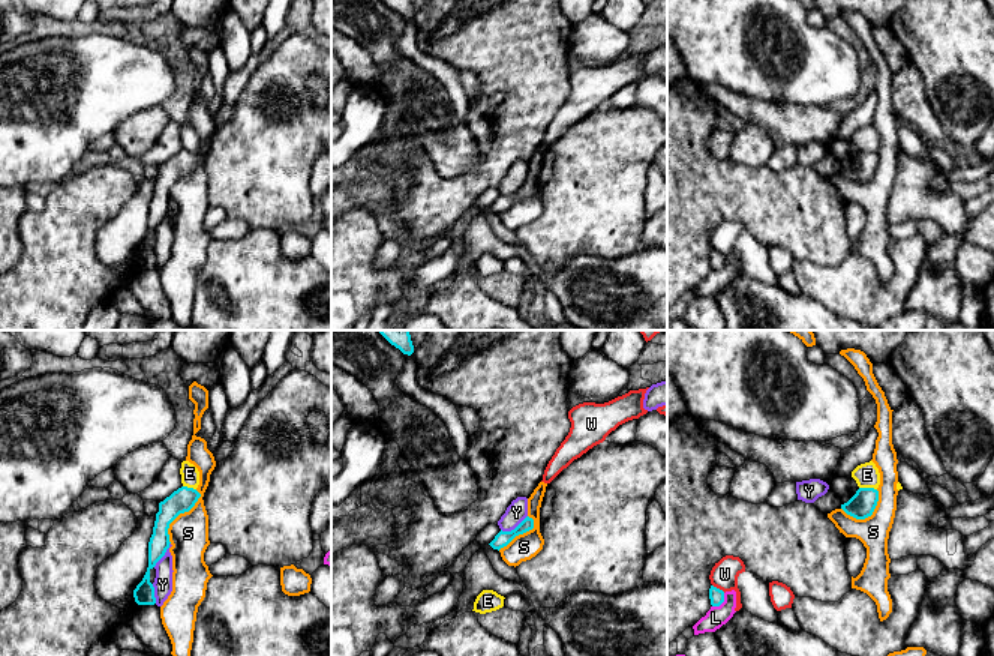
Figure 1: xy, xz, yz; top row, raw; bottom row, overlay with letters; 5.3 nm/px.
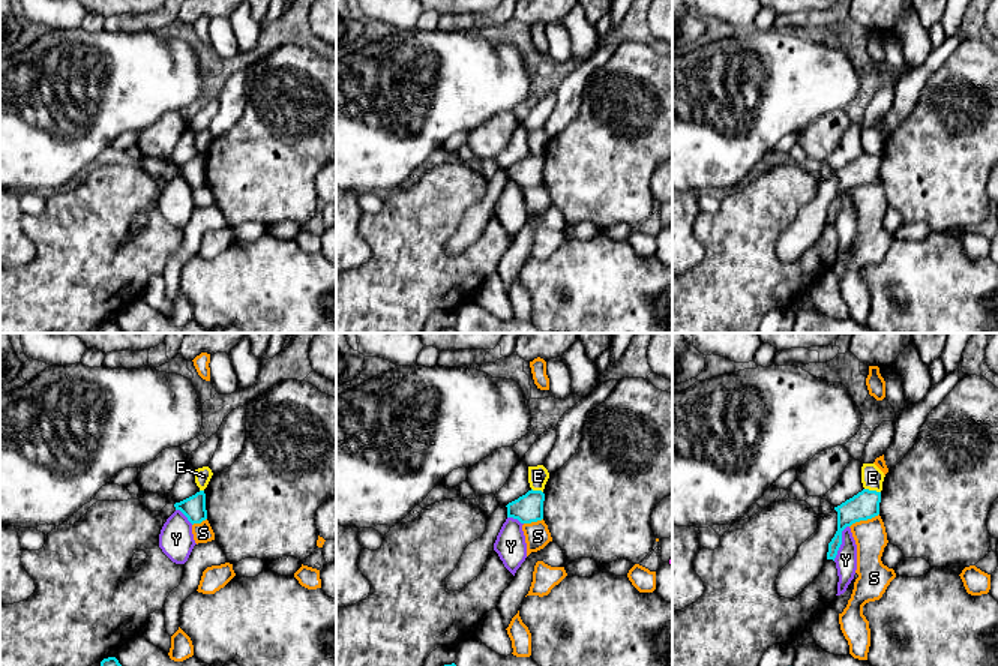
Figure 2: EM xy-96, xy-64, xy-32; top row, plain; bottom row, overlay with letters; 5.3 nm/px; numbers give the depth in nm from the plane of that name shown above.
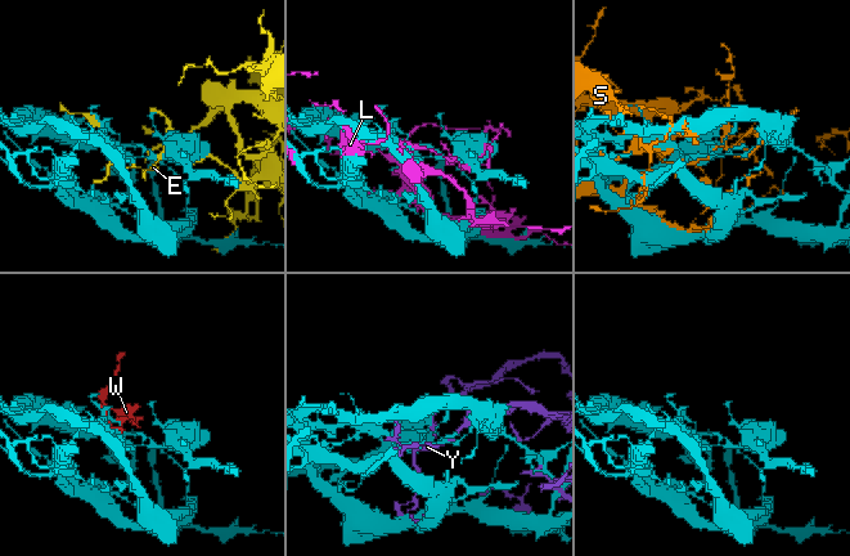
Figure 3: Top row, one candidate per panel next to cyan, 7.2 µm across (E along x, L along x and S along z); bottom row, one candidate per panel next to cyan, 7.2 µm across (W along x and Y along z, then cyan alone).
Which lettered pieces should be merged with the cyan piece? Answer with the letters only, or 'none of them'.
none of them

